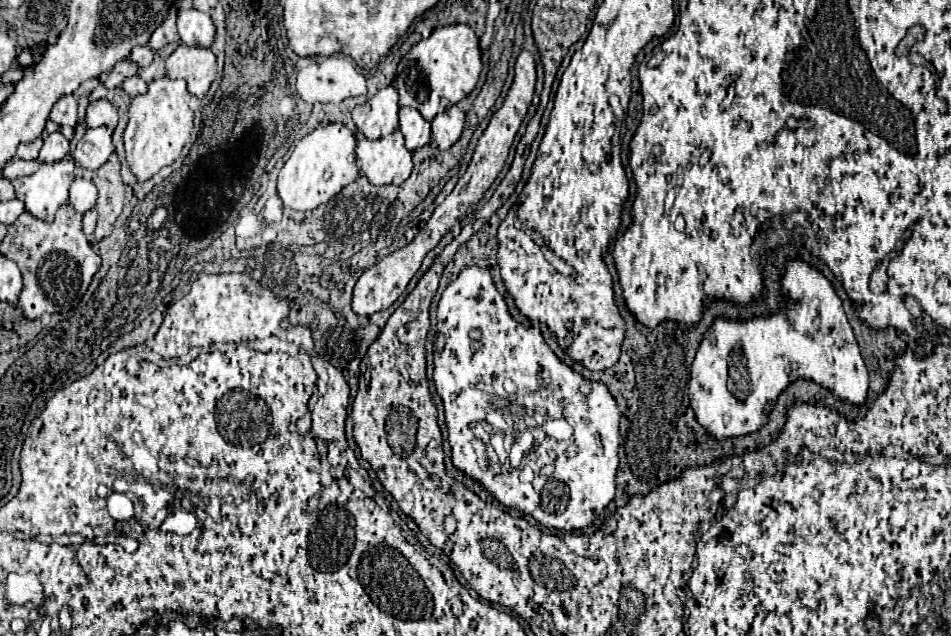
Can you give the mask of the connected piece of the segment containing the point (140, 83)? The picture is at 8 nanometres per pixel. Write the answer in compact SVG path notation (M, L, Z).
M132 76L132 78L128 78L128 80L122 84L122 88L124 88L126 94L130 94L130 98L134 98L134 96L146 92L146 82L144 82L140 76Z

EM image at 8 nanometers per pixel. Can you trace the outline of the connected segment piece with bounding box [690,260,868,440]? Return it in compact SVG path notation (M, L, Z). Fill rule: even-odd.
M788 260L780 282L788 310L748 322L718 318L696 352L690 406L714 440L758 432L768 422L778 396L798 378L828 388L842 402L854 406L866 402L868 370L832 284L802 260Z

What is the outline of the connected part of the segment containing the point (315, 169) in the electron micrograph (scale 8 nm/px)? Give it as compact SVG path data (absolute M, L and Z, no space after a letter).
M320 124L314 132L304 136L278 176L278 194L284 206L292 210L314 210L354 182L360 176L354 148L356 138L344 124Z

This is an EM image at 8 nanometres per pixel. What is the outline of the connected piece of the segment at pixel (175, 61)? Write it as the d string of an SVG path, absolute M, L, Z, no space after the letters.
M180 44L166 58L166 76L184 78L188 82L188 92L202 98L216 78L216 56L208 48Z

